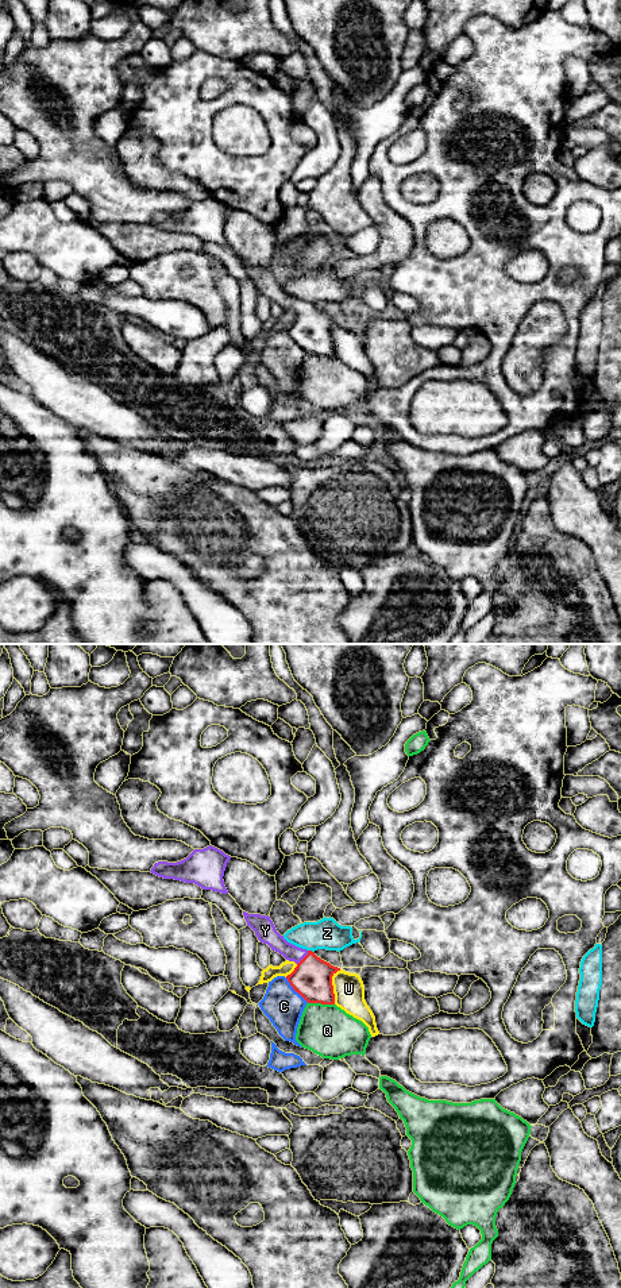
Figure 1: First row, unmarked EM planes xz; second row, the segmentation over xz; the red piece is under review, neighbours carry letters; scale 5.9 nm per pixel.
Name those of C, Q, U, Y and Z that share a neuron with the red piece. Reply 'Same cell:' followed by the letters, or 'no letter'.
Same cell: Y

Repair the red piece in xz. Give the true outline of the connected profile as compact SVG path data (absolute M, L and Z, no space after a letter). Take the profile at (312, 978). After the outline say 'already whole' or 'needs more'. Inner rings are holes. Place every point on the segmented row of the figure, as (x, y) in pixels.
M243 911L243 915L247 926L255 932L261 942L267 944L271 950L297 964L294 971L286 976L296 992L308 1003L335 1004L332 976L340 968L321 960L312 950L288 942L277 932L269 915L248 914L246 911Z; needs more

